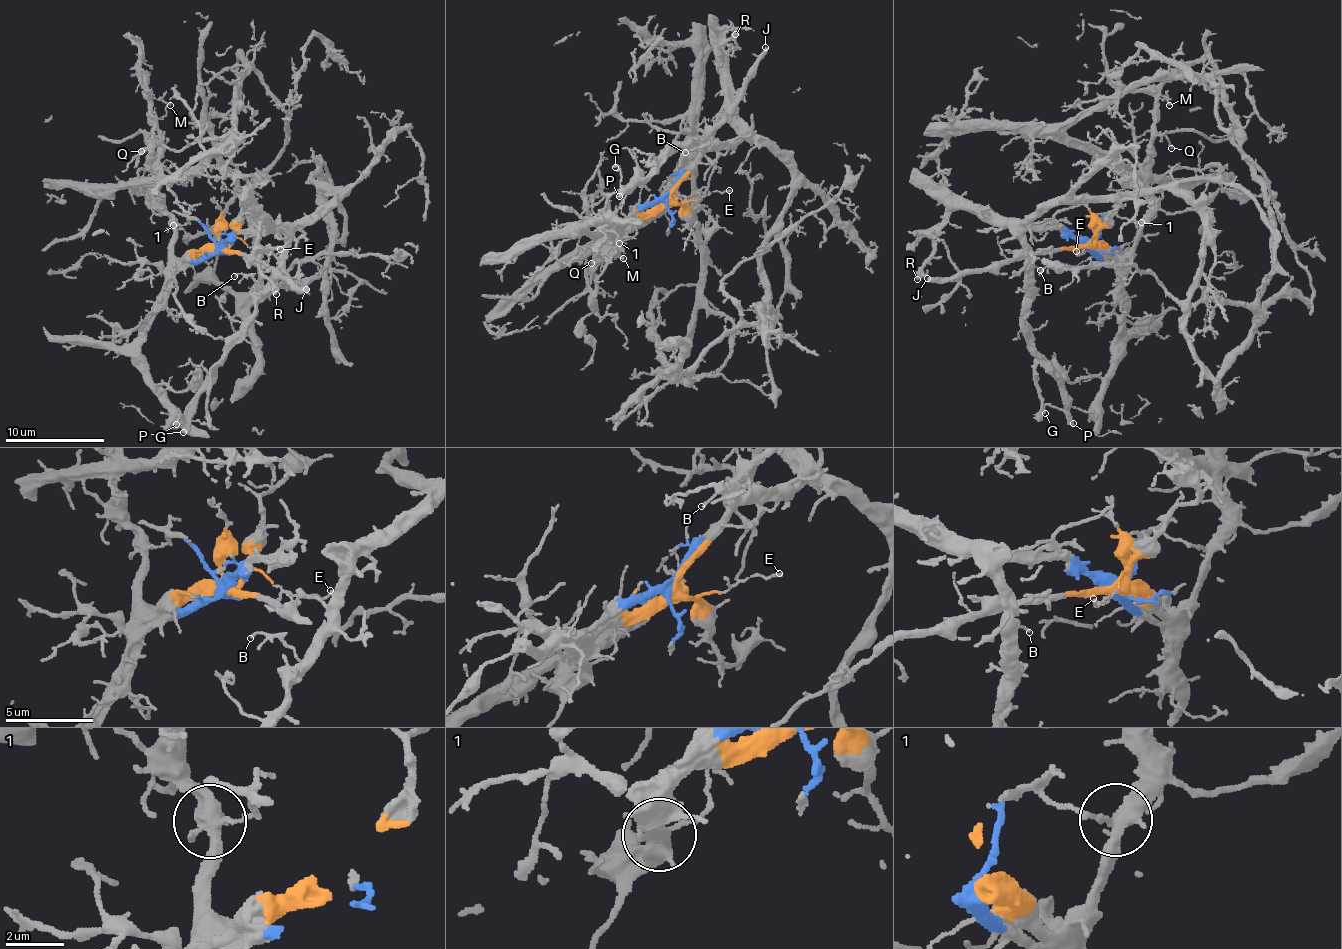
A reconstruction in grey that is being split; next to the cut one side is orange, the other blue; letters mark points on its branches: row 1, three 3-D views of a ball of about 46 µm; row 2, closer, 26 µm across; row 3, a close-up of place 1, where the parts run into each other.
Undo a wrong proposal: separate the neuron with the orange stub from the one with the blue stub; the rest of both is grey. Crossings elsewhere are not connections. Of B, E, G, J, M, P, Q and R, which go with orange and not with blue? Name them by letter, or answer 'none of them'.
E, J, M, Q

